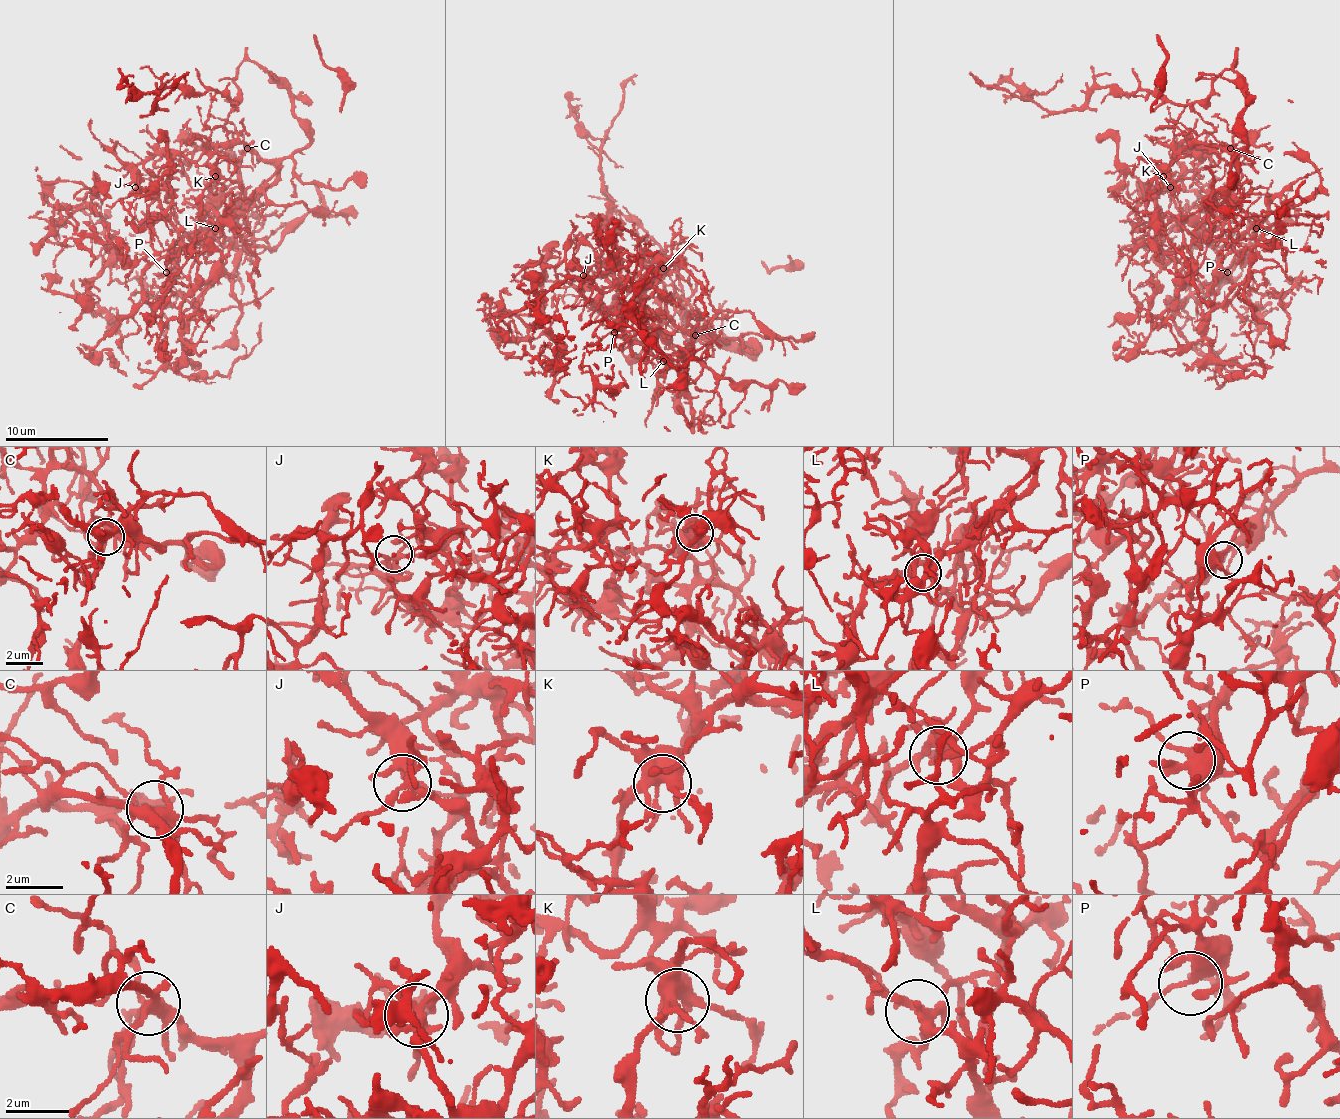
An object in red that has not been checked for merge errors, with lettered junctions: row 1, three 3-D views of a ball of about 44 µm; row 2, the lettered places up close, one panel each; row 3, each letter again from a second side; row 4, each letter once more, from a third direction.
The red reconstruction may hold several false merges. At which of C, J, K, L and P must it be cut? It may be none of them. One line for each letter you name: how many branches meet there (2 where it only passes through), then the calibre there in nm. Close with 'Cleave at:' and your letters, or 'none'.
Cleave at: none

